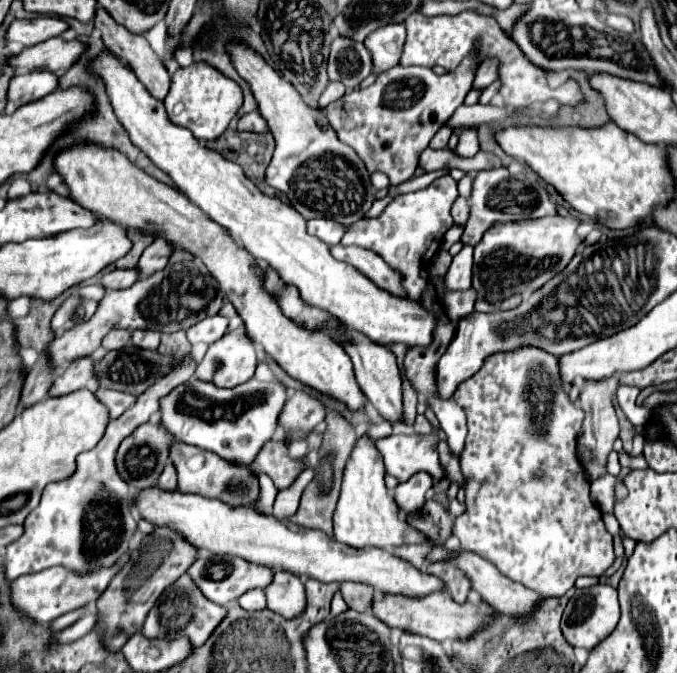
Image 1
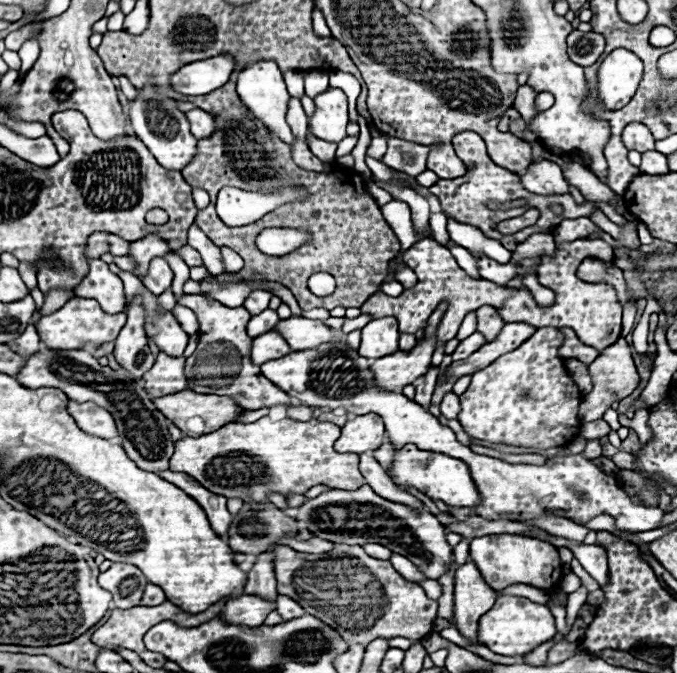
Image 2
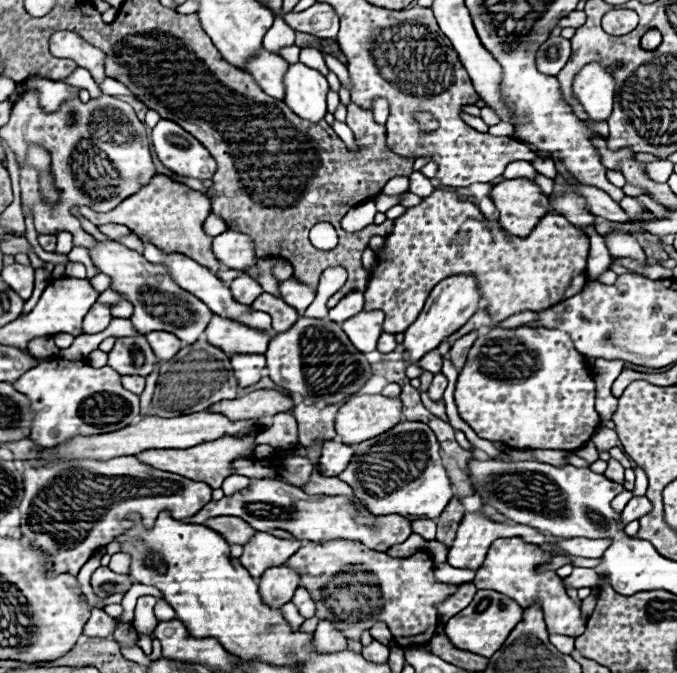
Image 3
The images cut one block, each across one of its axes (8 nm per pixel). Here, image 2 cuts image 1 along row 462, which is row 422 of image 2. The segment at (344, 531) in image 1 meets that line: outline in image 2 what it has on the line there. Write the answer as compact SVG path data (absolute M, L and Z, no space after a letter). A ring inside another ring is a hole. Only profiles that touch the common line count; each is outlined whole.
M376 414L354 416L342 428L342 436L336 440L334 448L338 452L364 454L376 450L384 442L384 424Z

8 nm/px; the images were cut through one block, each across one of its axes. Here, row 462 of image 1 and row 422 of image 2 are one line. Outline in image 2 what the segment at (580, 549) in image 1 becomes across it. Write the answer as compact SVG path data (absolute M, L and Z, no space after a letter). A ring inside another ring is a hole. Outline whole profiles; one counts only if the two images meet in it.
M538 328L520 348L502 354L490 366L474 372L468 390L460 396L462 412L458 420L466 434L478 440L532 448L568 444L580 428L578 404L582 392L558 354L562 344L564 334L558 328Z

